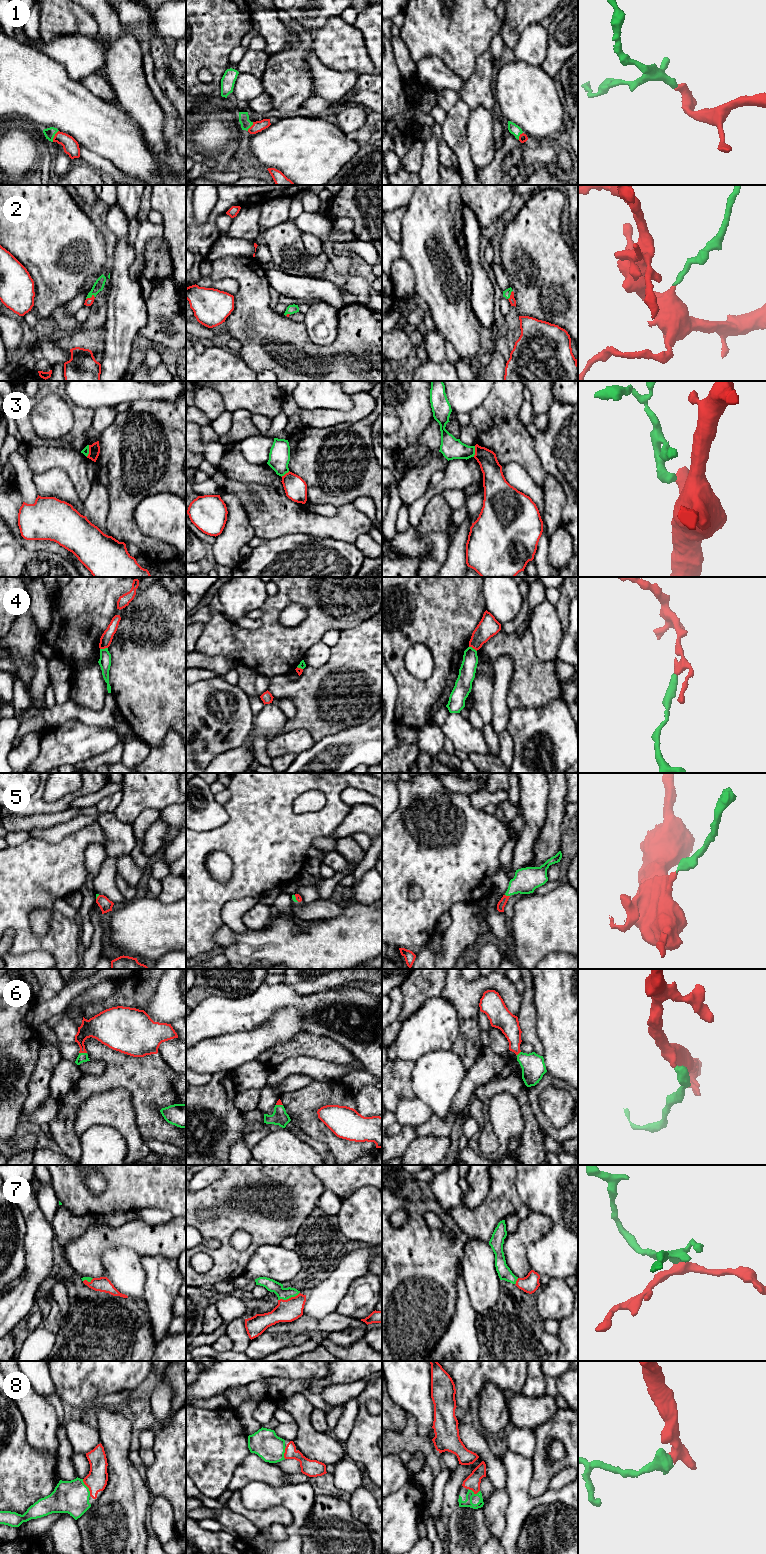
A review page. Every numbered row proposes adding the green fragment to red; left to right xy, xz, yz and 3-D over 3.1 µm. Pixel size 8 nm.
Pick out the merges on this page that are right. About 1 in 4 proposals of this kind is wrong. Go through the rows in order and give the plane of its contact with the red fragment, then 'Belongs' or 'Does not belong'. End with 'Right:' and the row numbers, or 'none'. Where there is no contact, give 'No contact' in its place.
1: Touches red in xy. Belongs
2: Touches red in xy. Belongs
3: Touches red in yz. Does not belong
4: Touches red in xy. Does not belong
5: Touches red in yz. Belongs
6: Touches red in xy. Belongs
7: Touches red in xz. Belongs
8: Touches red in xy. Belongs
Right: 1, 2, 5, 6, 7, 8

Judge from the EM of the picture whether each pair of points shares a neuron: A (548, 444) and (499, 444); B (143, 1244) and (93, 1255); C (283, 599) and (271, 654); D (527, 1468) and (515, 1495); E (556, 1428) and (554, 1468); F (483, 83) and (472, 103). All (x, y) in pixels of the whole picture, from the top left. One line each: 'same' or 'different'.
A: different
B: same
C: same
D: same
E: same
F: same

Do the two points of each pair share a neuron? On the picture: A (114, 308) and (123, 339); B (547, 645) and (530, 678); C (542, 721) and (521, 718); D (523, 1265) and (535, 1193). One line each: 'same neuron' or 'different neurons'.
A: same neuron
B: different neurons
C: same neuron
D: different neurons

